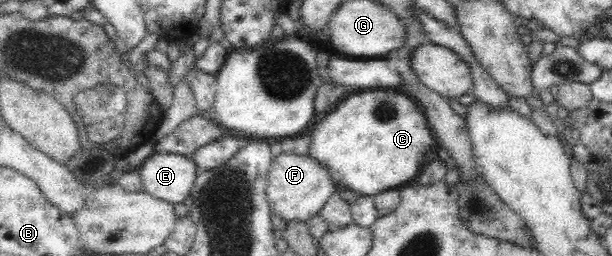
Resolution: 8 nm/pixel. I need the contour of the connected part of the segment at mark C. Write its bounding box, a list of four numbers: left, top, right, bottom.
[308,88,435,196]

